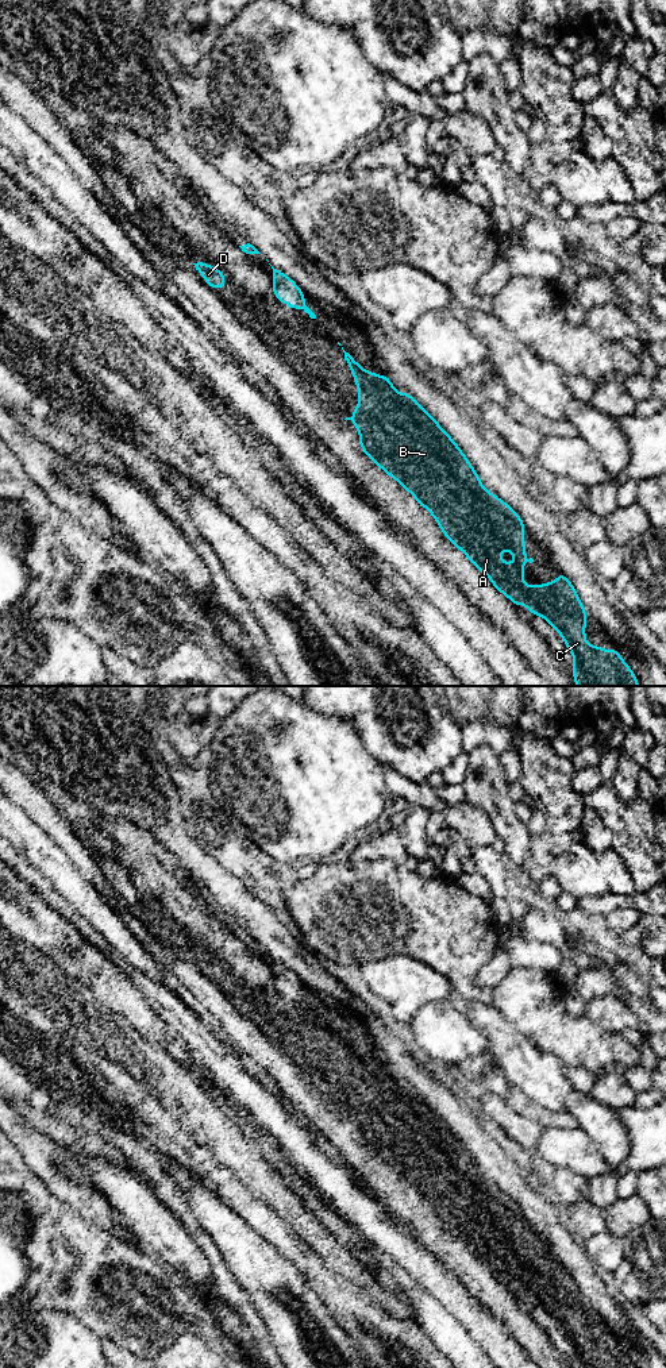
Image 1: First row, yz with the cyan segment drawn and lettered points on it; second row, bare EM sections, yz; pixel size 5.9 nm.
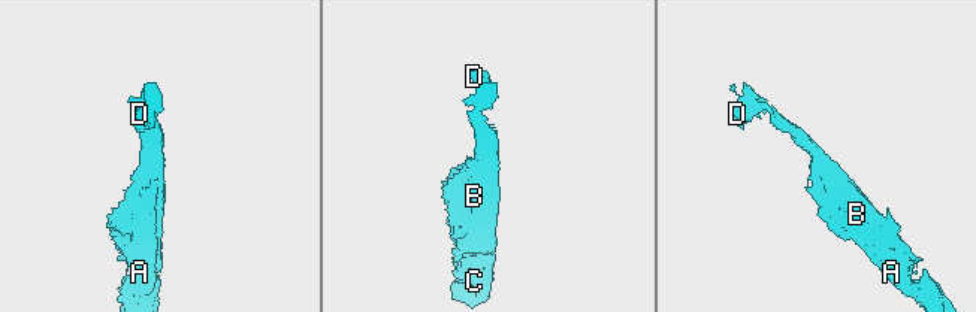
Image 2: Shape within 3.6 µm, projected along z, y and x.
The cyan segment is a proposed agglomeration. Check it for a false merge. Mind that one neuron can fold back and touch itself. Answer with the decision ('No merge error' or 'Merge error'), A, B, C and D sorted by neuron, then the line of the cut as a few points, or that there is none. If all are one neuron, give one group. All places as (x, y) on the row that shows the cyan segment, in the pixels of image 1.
No merge error. Groups: A B C D. No split

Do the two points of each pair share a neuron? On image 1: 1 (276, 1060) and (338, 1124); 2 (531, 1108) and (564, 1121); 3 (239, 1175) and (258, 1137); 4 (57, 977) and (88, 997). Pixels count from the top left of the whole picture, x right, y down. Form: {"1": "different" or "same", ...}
{"1": "same", "2": "same", "3": "different", "4": "same"}

